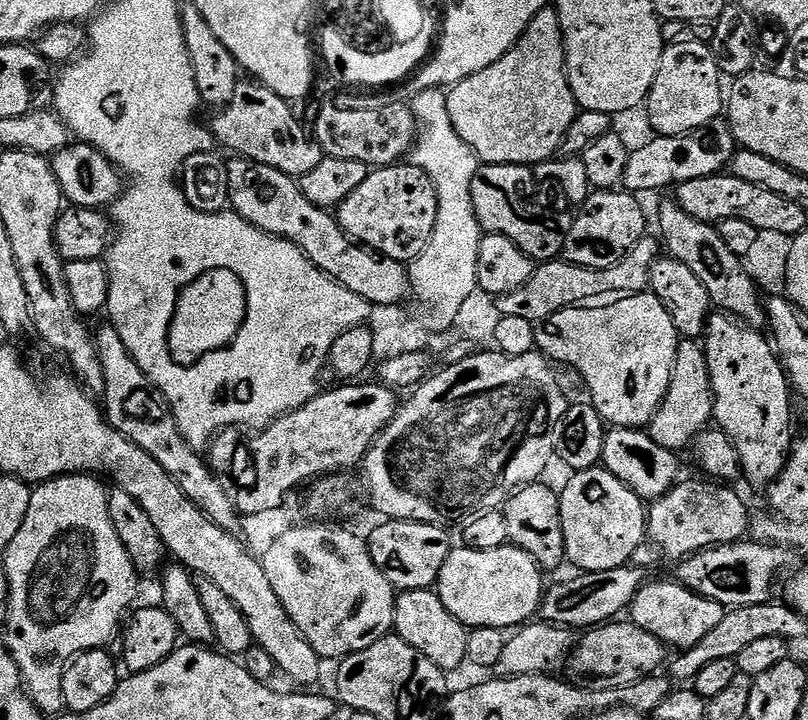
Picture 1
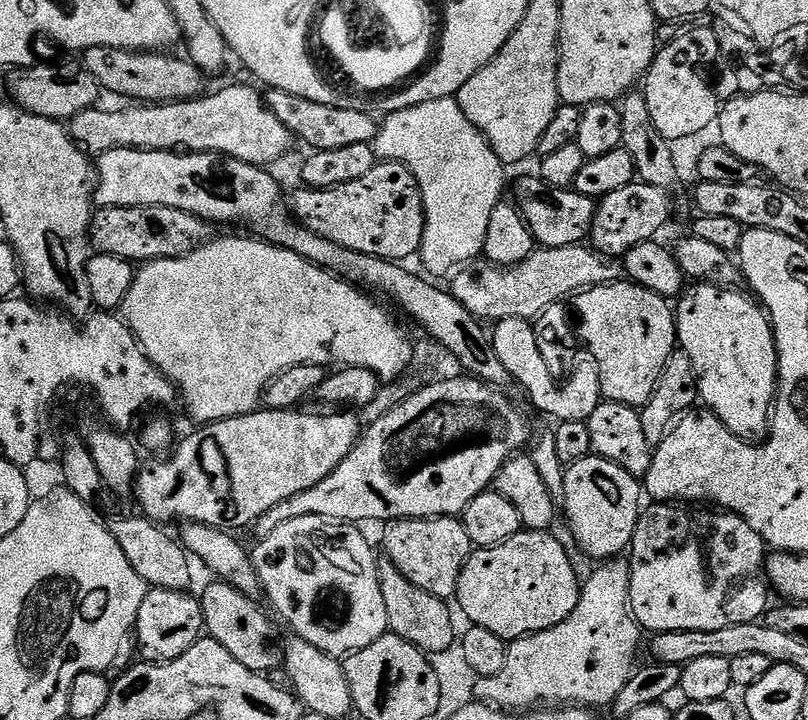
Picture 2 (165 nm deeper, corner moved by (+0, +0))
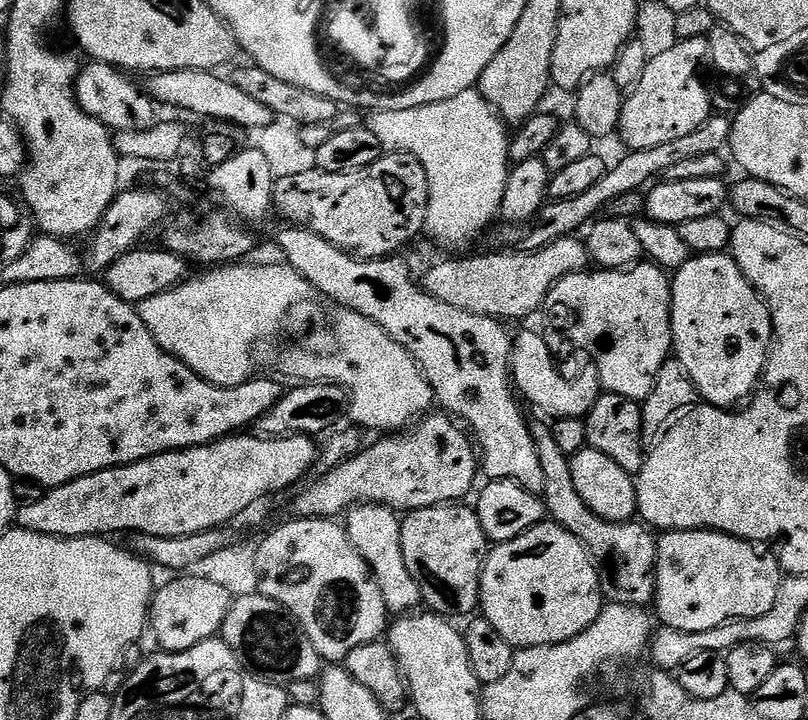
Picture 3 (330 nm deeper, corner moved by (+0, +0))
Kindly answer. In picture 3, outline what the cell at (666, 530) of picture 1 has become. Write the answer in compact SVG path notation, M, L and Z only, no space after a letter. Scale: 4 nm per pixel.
M699 528L698 530L674 530L665 531L656 541L656 599L654 601L655 615L660 615L659 623L666 628L673 628L679 632L697 632L698 630L714 630L714 626L722 626L727 620L749 620L766 614L774 606L774 598L778 598L780 581L782 579L782 564L772 552L767 552L767 547L759 543L743 540L737 536L731 536L725 532L714 532L711 528Z

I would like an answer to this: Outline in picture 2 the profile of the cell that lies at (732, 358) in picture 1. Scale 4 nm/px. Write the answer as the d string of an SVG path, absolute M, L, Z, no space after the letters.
M717 284L689 287L674 308L676 338L679 347L692 359L696 371L696 390L703 407L713 412L720 423L746 442L760 442L770 431L770 417L778 396L776 333L765 309L751 295L743 296L735 287L720 288Z

